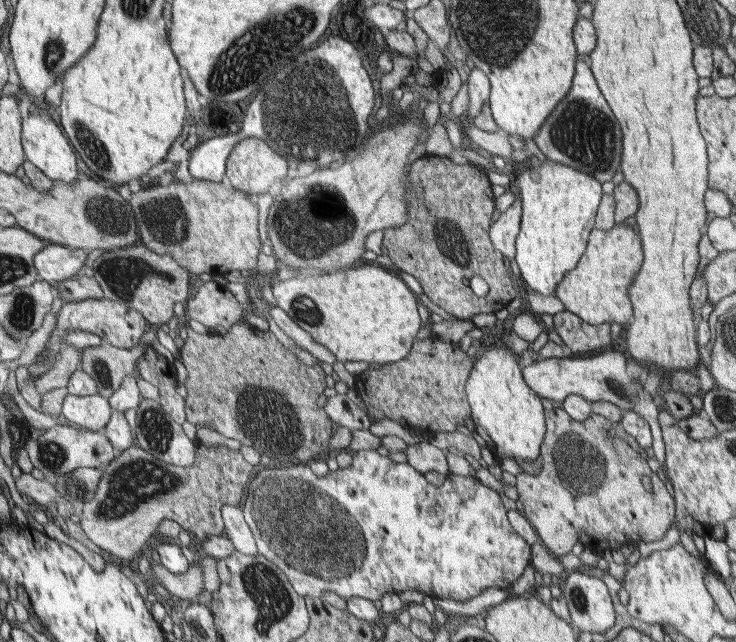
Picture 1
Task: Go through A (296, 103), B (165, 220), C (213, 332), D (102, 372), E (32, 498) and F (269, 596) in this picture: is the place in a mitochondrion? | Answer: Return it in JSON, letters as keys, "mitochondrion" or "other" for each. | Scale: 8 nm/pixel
{"A":"mitochondrion","B":"mitochondrion","C":"other","D":"mitochondrion","E":"other","F":"mitochondrion"}

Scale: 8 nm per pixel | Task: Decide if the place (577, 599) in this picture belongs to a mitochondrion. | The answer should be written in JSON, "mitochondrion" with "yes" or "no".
{"mitochondrion":"yes"}

